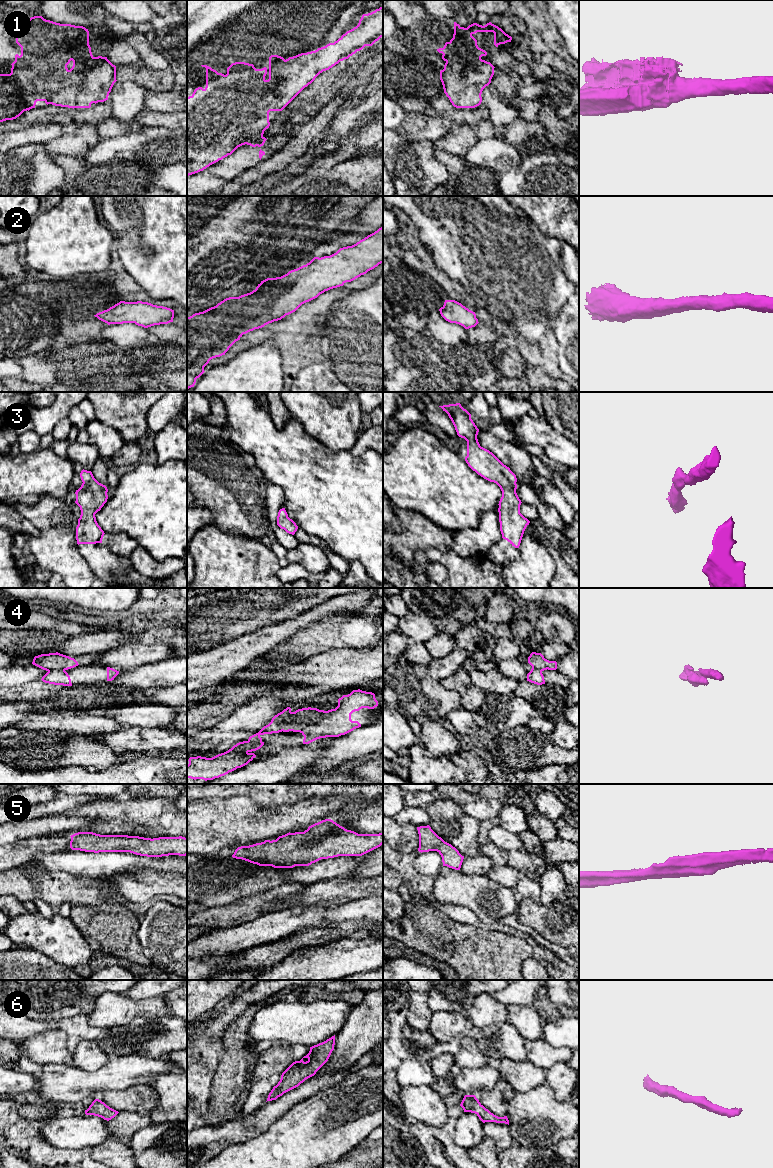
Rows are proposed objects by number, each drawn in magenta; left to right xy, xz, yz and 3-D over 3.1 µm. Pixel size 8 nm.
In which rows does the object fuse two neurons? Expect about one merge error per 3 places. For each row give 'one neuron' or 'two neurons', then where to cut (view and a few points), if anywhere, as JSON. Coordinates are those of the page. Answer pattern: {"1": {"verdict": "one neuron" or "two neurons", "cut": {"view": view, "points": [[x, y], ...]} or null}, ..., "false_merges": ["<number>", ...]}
{"1": {"verdict": "one neuron", "cut": null}, "2": {"verdict": "one neuron", "cut": null}, "3": {"verdict": "one neuron", "cut": null}, "4": {"verdict": "two neurons", "cut": {"view": "xy", "points": [[64, 669], [51, 669], [48, 671]]}}, "5": {"verdict": "one neuron", "cut": null}, "6": {"verdict": "one neuron", "cut": null}, "false_merges": ["4"]}

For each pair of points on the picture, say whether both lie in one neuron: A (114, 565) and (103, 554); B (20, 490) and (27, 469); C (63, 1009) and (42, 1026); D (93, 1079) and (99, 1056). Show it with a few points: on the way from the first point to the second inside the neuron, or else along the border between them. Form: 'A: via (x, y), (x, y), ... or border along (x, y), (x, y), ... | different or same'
A: via (111, 562), (106, 557) | same
B: via (20, 485), (20, 482), (27, 474) | same
C: border along (34, 1019), (55, 1023) | different
D: border along (110, 1057), (96, 1070), (80, 1070), (72, 1065) | different

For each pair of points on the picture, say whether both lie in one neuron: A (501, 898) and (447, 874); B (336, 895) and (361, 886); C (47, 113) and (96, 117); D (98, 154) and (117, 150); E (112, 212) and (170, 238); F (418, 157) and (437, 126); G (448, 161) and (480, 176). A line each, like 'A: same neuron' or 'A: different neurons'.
A: same neuron
B: same neuron
C: same neuron
D: same neuron
E: same neuron
F: different neurons
G: same neuron

